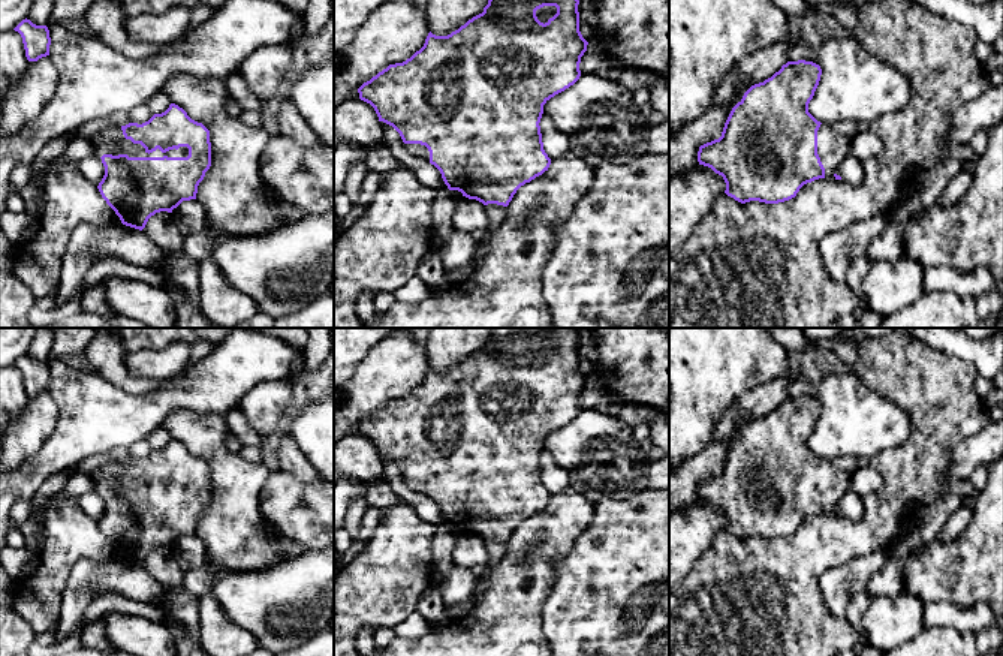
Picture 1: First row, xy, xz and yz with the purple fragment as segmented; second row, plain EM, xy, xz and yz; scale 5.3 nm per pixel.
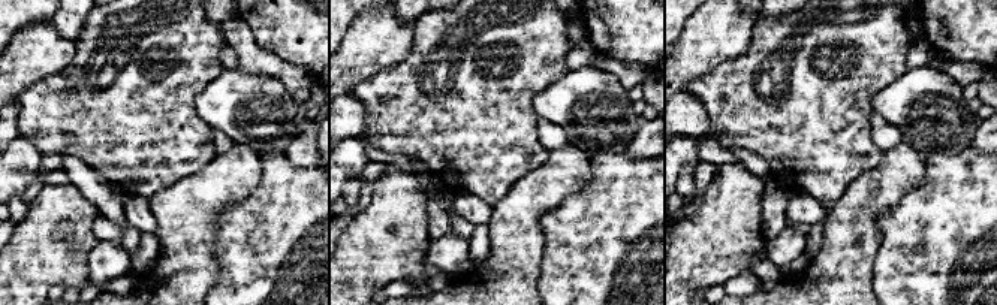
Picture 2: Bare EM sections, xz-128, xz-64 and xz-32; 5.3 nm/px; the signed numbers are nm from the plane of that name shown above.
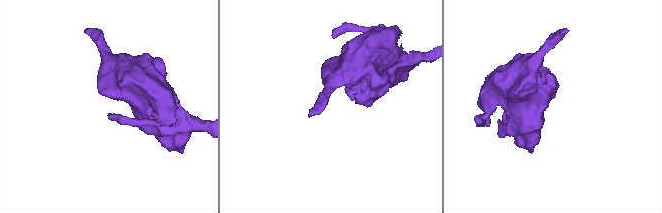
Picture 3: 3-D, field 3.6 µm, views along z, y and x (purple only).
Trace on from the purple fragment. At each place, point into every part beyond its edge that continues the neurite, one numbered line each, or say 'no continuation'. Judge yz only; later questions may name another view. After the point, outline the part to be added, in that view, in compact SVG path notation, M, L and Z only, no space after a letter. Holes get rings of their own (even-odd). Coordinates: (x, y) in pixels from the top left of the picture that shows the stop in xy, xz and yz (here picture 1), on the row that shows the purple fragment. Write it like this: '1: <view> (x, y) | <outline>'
1: yz (833, 147) | M826 123L817 130L817 154L825 168L825 180L840 175L840 165L849 156L850 136L834 132Z

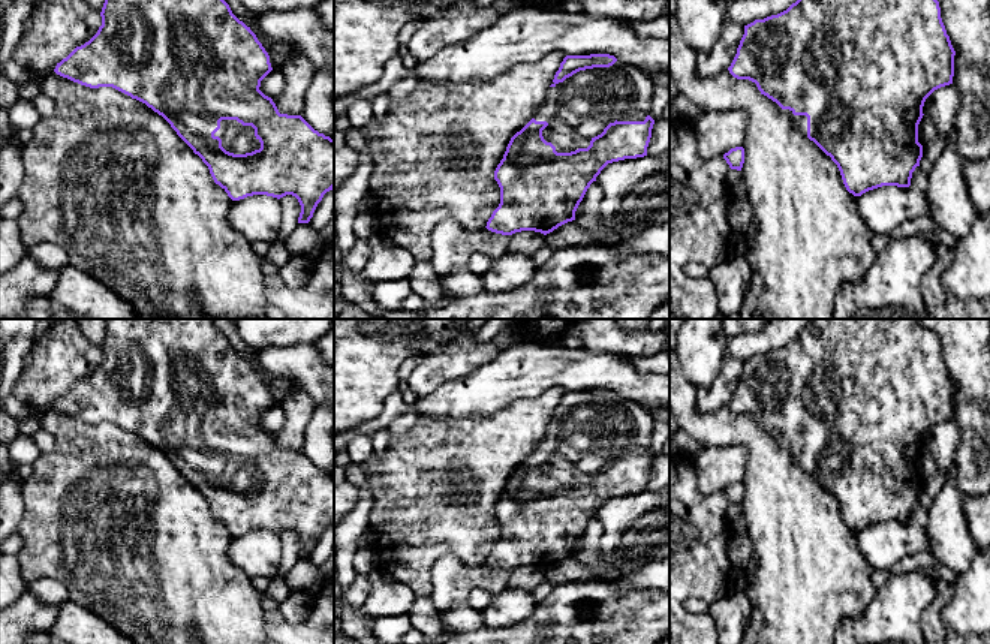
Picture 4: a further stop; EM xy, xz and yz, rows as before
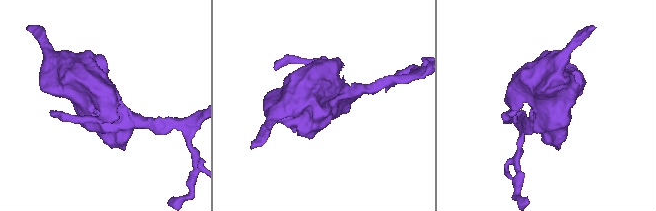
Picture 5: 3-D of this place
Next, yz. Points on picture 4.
1: yz (800, 122) | M782 109L795 124L798 130L807 135L807 117L806 115L794 115L789 109Z

